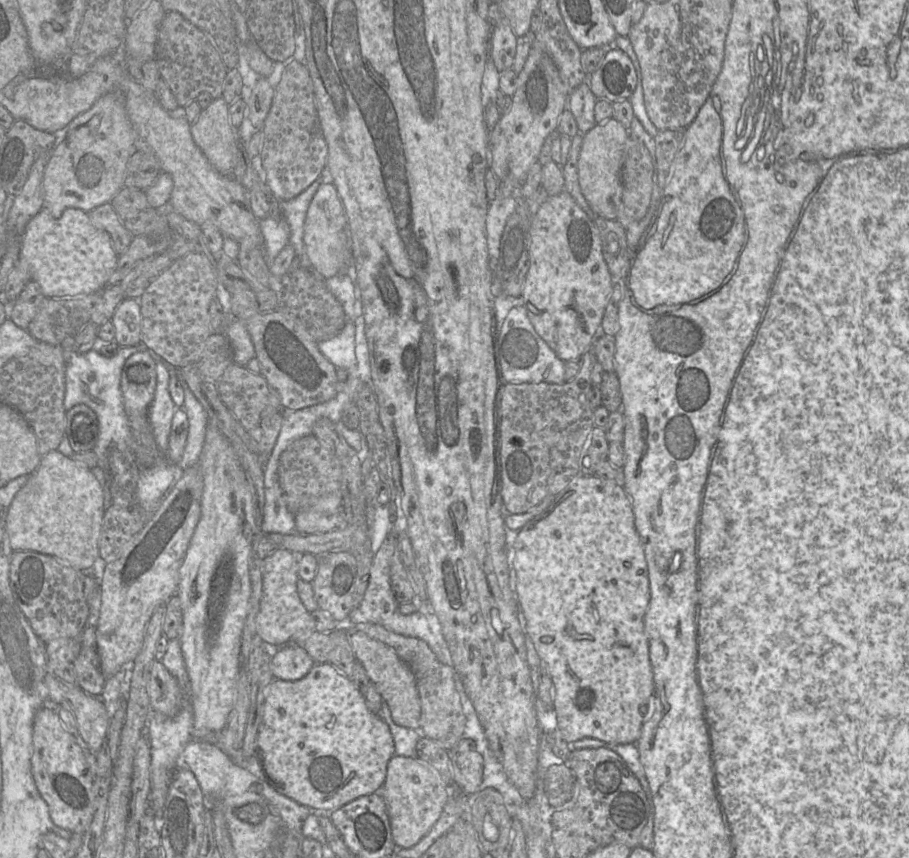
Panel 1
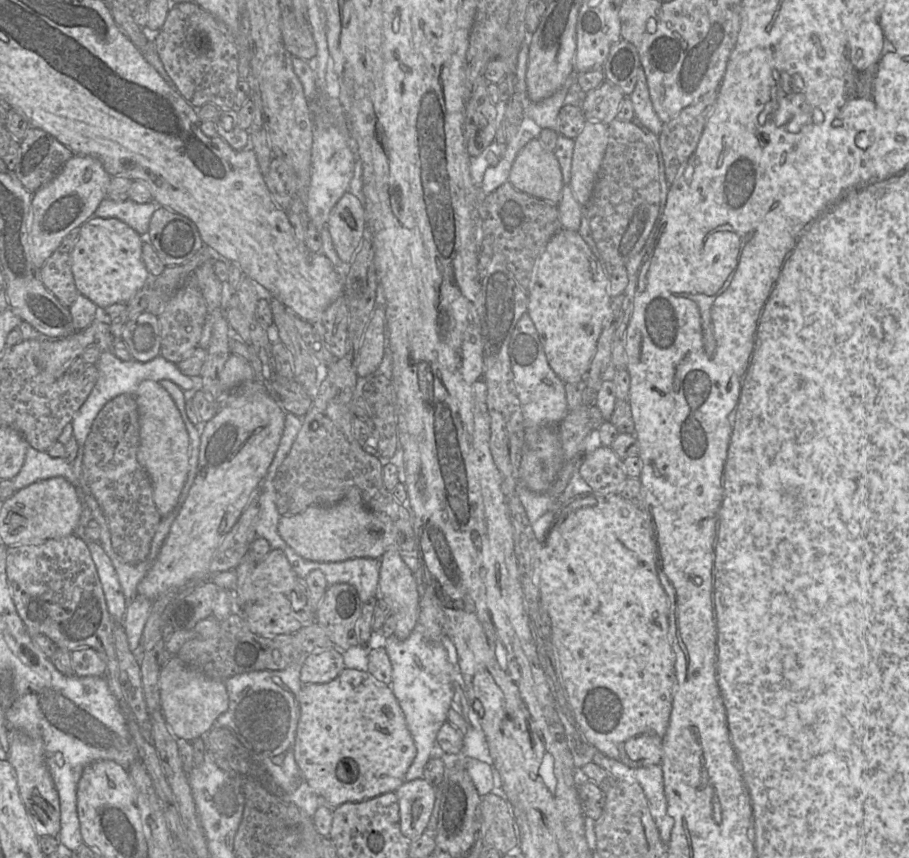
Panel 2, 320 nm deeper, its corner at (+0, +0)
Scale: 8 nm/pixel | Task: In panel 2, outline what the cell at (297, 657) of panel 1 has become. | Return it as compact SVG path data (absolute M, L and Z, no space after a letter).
M328 647L306 655L300 672L302 684L323 684L336 678L345 668L342 653Z

